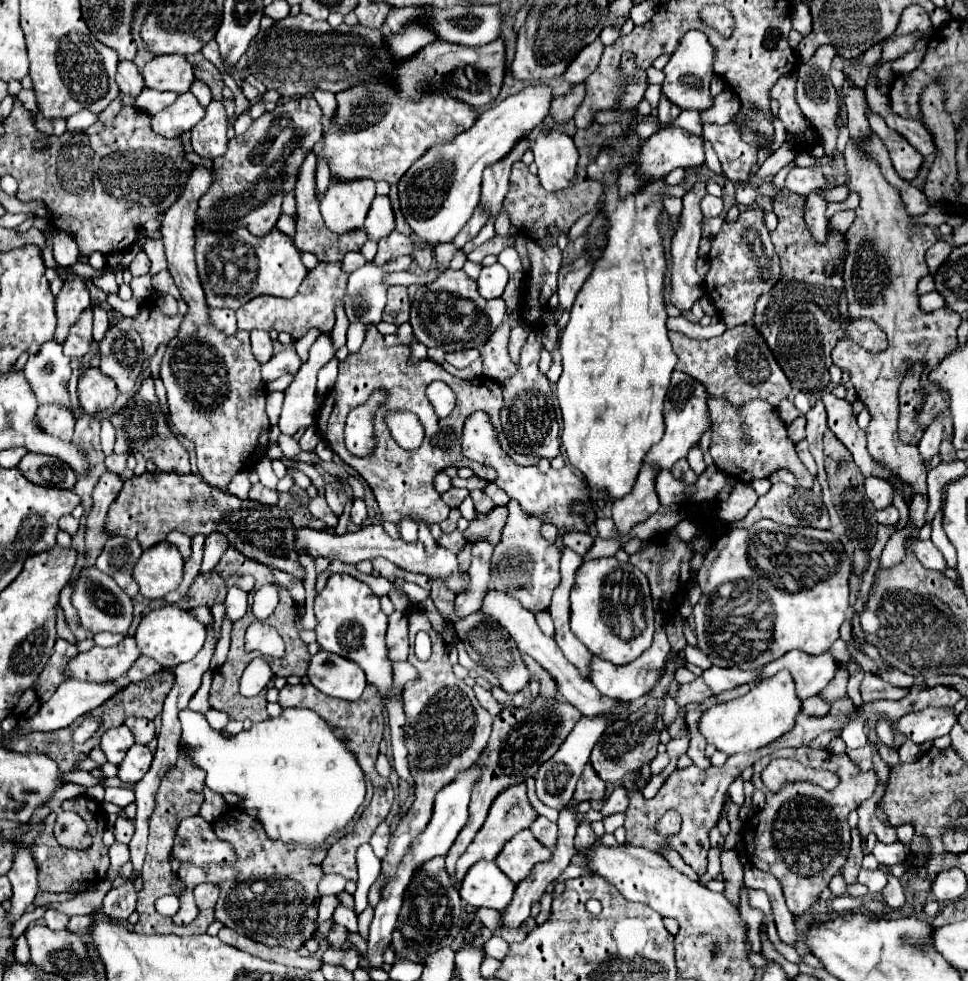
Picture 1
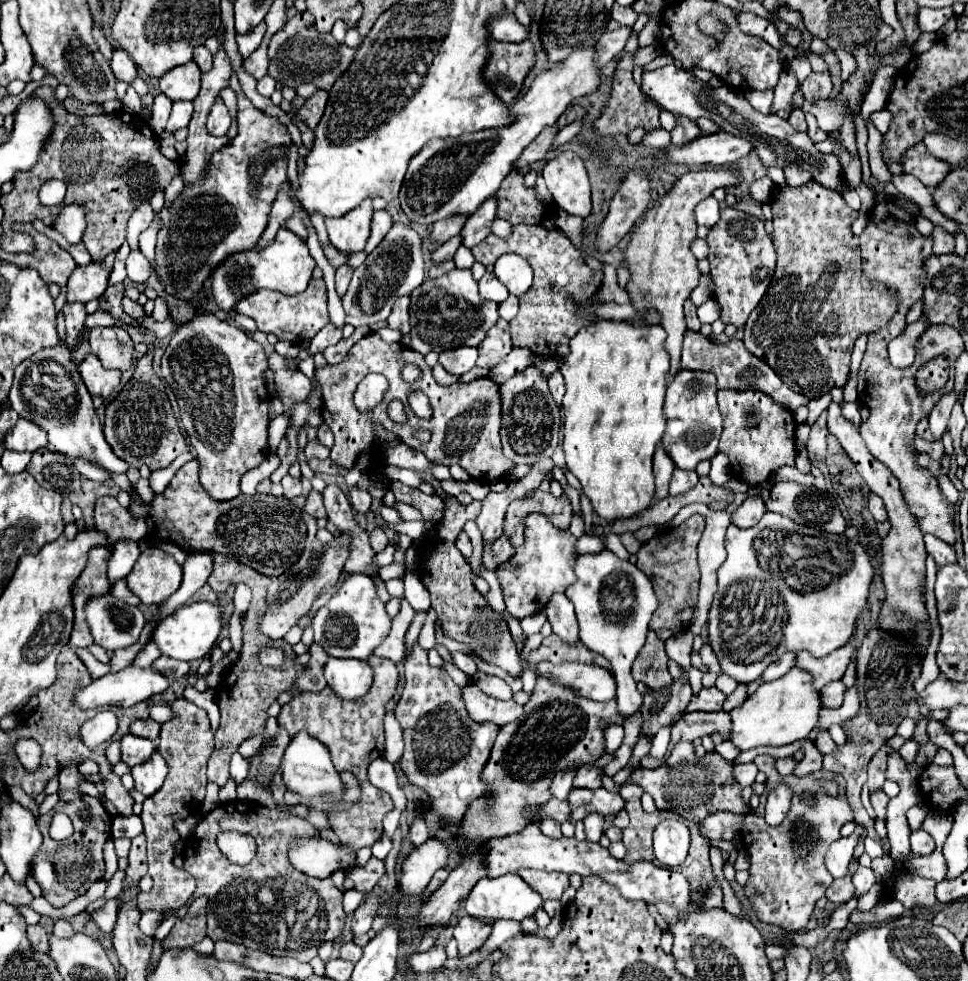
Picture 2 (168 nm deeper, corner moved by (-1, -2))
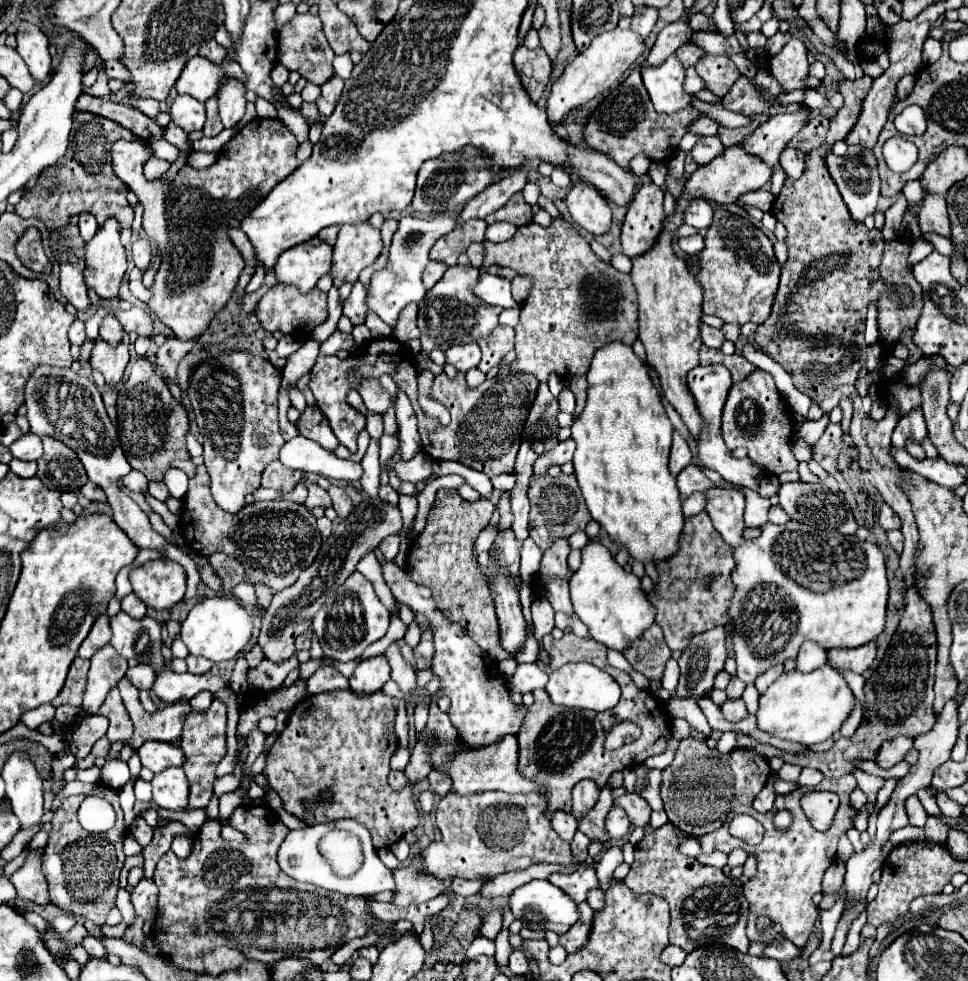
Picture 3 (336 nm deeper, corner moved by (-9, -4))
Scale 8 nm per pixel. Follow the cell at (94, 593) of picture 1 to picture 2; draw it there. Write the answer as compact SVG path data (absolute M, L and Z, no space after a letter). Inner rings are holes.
M111 593L89 599L85 615L95 643L109 651L135 645L145 627L145 617L139 607L131 607Z

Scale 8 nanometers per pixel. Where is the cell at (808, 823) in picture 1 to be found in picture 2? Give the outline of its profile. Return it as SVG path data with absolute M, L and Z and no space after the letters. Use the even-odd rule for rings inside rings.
M817 771L817 773L811 773L807 777L795 777L795 775L787 775L783 777L783 781L777 781L777 783L783 783L787 787L793 789L793 799L791 799L791 811L787 815L787 819L779 825L779 827L769 827L763 819L763 799L767 797L769 791L765 791L761 795L761 805L753 811L749 811L743 819L743 829L741 829L741 837L743 837L743 843L745 843L745 849L751 857L751 867L749 867L749 881L745 883L743 887L743 893L745 897L749 899L751 903L751 911L757 915L759 921L763 923L771 923L771 925L777 925L785 931L801 931L809 919L811 919L811 913L815 909L815 901L821 899L825 895L825 889L831 885L833 877L831 873L825 869L825 853L829 849L829 845L837 839L841 839L841 827L849 821L855 821L853 817L853 811L847 803L847 797L845 797L845 779L839 777L837 773L831 775L833 781L837 781L839 785L839 795L837 799L827 799L827 793L825 791L819 791L821 785L819 785L819 779L827 777L827 771ZM803 789L813 789L817 793L817 805L815 809L809 809L803 801L801 801L801 793Z

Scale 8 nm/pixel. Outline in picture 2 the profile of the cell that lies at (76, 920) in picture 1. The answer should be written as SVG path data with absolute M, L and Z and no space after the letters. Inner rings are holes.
M115 899L107 901L101 909L97 909L97 911L91 913L93 921L95 921L95 923L99 925L99 929L105 931L105 933L111 933L111 931L113 931L113 927L115 927L115 915L117 915L117 901L115 901Z

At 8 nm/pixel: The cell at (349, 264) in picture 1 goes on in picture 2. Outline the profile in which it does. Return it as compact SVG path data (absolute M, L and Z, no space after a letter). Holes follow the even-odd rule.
M343 265L343 267L337 269L337 275L335 275L335 287L337 287L337 295L339 295L339 297L343 297L343 295L347 293L351 275L353 275L353 269L351 269L349 265Z

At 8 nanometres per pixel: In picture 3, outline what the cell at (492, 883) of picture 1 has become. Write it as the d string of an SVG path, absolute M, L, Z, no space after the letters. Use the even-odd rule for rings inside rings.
M529 881L521 887L517 887L509 897L509 909L513 913L513 917L517 921L523 921L527 927L535 929L535 931L557 931L557 933L565 933L575 921L577 921L577 903L573 903L567 895L563 895L561 889L557 889L555 885L551 885L549 881Z

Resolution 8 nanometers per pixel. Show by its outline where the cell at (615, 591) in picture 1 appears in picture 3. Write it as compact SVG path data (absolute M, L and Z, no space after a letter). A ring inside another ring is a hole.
M589 541L583 547L583 563L571 577L569 589L575 615L587 625L589 635L607 649L623 653L655 623L655 605L641 589L641 579L625 571L601 543Z

